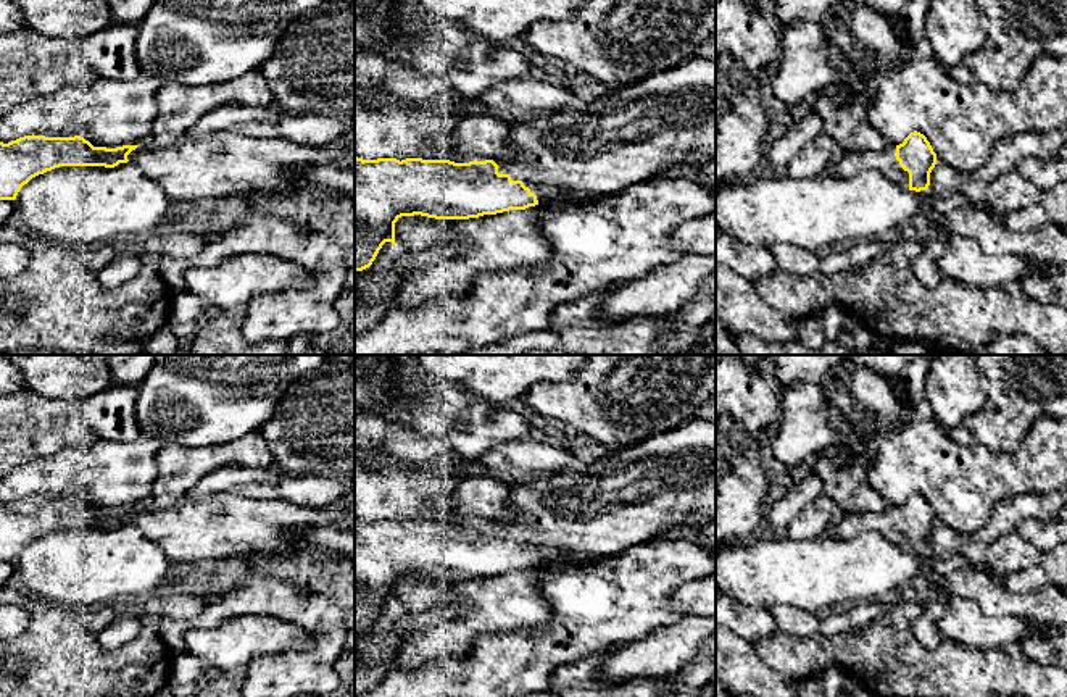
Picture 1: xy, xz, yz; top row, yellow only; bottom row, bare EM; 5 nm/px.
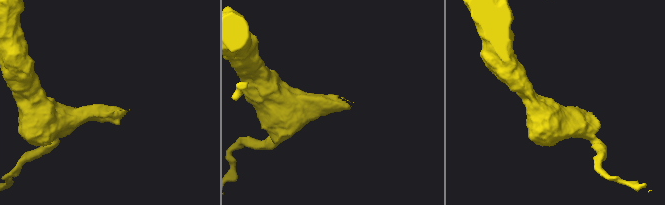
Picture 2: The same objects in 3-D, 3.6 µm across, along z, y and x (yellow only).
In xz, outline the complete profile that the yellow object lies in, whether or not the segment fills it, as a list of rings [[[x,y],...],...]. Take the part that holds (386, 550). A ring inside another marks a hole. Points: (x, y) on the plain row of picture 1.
[[[695,418],[683,426],[674,428],[667,432],[659,432],[640,444],[633,444],[630,447],[621,449],[619,452],[609,453],[598,461],[583,463],[582,468],[554,473],[534,481],[516,482],[506,502],[519,516],[516,521],[455,524],[450,521],[406,520],[400,523],[396,520],[363,521],[355,518],[355,632],[363,632],[369,629],[385,603],[395,605],[395,584],[401,578],[421,576],[435,581],[469,581],[509,571],[525,571],[538,565],[548,568],[554,565],[587,563],[598,558],[617,555],[619,552],[630,549],[640,542],[648,542],[656,536],[664,536],[671,529],[700,529],[712,516],[716,516],[716,423]]]

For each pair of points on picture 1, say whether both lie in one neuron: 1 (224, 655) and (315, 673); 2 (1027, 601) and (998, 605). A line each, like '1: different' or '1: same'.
1: different
2: same

